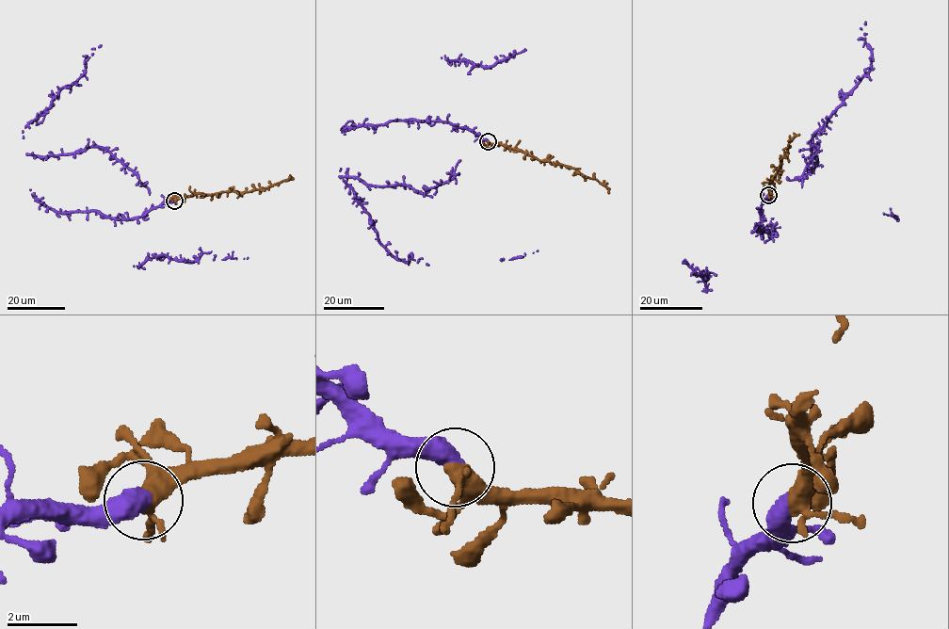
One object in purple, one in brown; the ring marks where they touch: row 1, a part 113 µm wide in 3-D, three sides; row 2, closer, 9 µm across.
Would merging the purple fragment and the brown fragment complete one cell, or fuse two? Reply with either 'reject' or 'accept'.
accept

